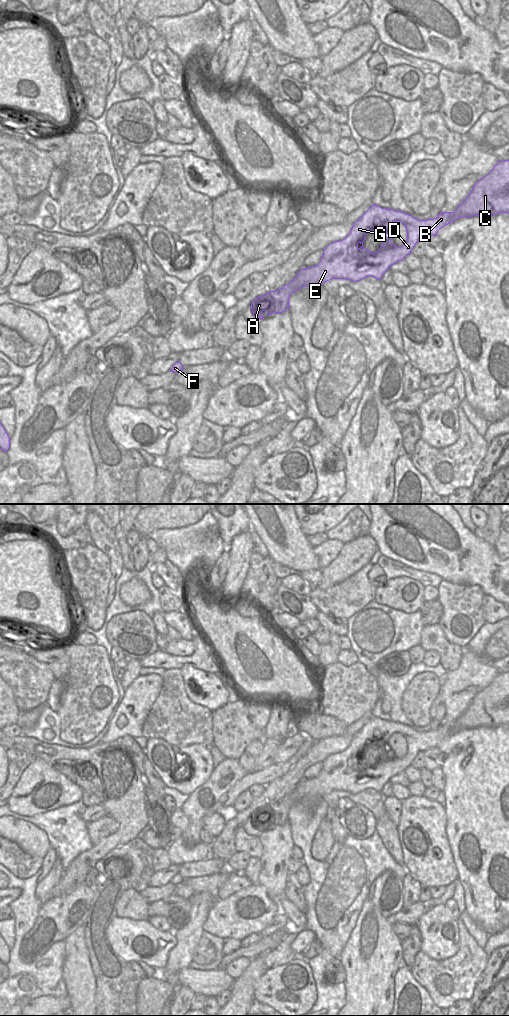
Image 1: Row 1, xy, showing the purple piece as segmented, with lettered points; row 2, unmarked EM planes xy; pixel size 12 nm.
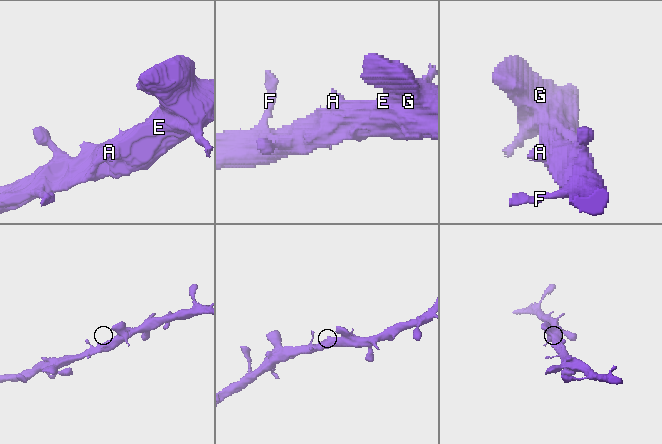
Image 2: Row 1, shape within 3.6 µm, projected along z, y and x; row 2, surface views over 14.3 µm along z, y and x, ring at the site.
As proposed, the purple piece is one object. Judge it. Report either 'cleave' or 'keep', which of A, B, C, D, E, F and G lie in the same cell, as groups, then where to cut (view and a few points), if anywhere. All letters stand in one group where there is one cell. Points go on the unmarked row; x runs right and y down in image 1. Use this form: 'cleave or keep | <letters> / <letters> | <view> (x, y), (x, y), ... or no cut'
keep | A B C D E F G | no cut

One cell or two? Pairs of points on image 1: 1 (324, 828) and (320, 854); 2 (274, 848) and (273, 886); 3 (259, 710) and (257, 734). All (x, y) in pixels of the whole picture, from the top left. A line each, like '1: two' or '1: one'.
1: one
2: one
3: two

